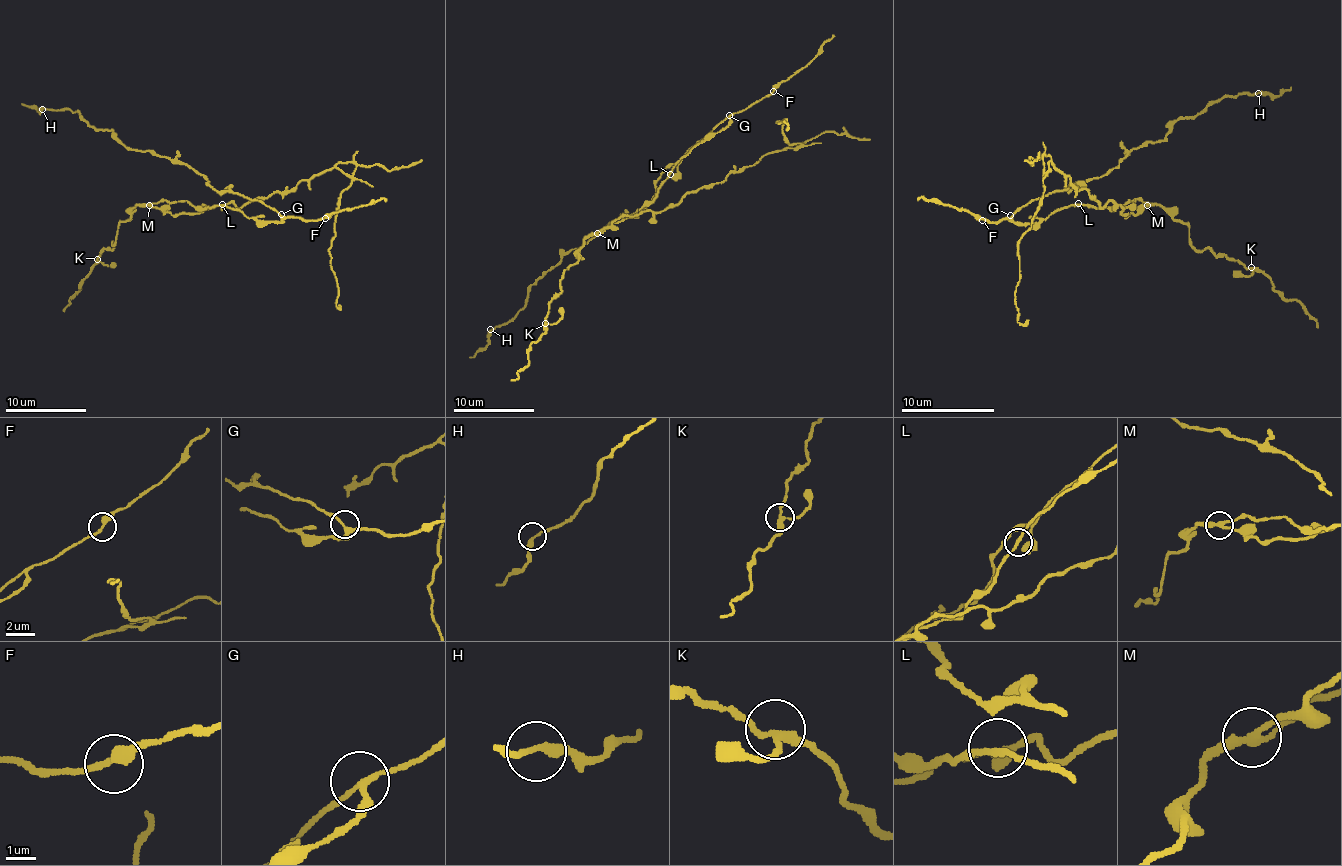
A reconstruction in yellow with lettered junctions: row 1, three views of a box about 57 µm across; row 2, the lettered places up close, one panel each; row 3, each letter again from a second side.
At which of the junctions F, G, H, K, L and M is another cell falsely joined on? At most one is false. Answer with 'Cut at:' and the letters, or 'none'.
Cut at: M

